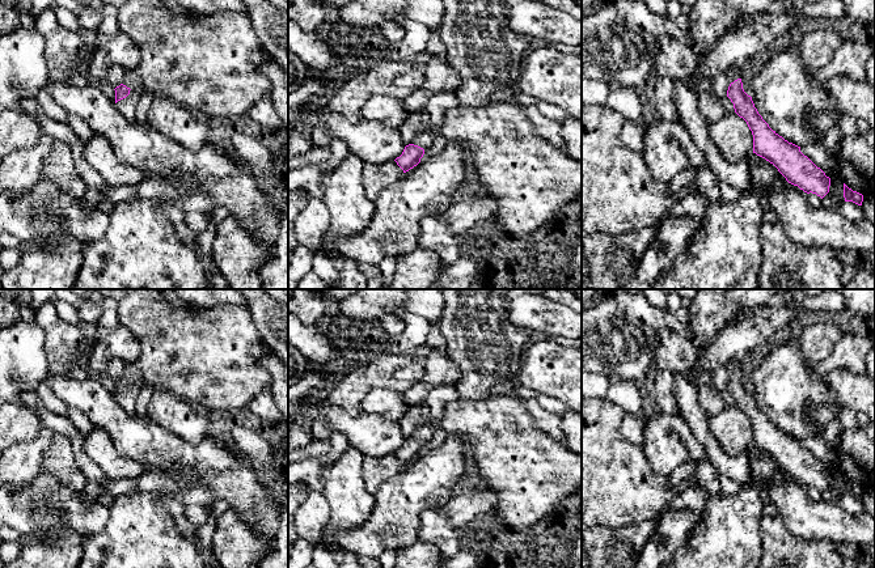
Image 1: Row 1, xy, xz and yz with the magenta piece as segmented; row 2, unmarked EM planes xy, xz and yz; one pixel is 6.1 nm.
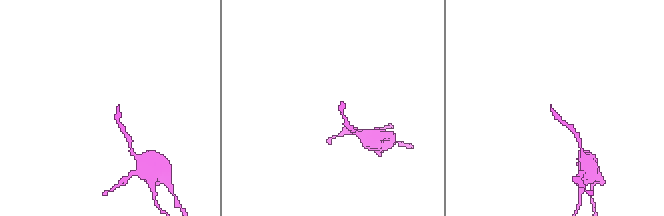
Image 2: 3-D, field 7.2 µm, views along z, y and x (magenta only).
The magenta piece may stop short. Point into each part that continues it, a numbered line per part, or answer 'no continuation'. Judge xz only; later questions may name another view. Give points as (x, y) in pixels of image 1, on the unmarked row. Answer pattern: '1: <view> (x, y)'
1: xz (531, 473)

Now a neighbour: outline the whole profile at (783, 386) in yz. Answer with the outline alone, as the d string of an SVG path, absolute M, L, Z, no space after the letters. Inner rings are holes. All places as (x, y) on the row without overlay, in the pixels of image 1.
M792 338L778 346L772 344L769 355L753 369L751 390L758 407L769 420L798 440L815 433L815 428L807 416L807 408L811 404L838 404L832 386L823 382L816 374L815 366L810 366L804 361L799 342Z

